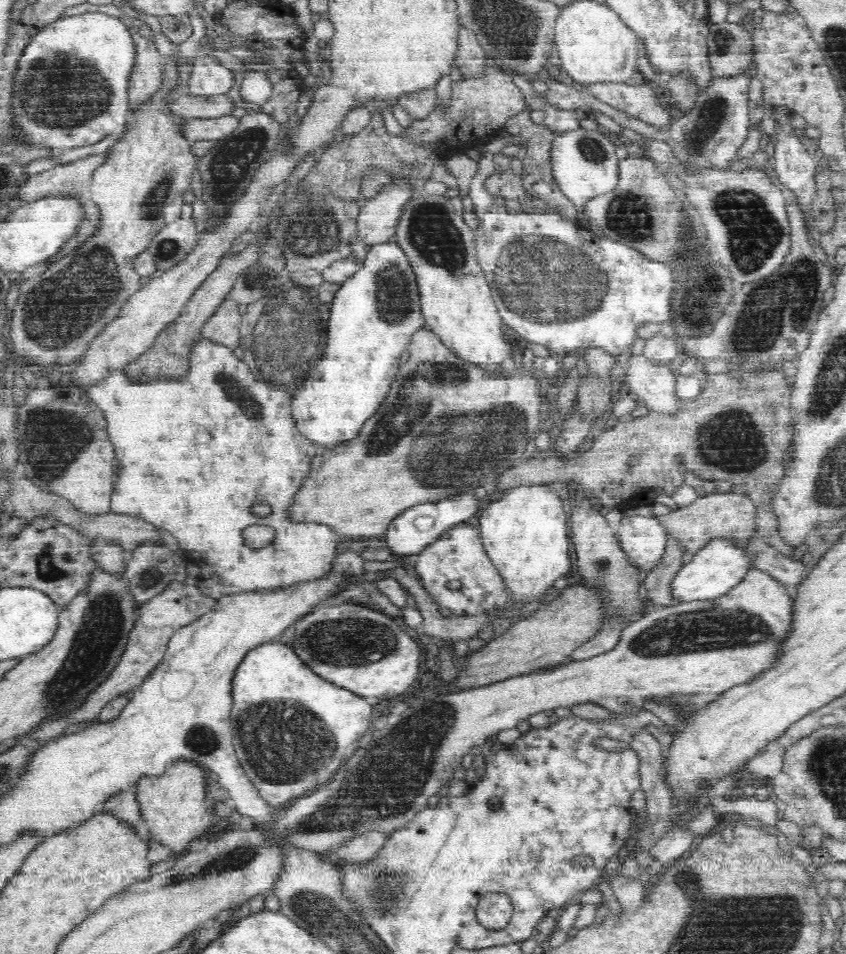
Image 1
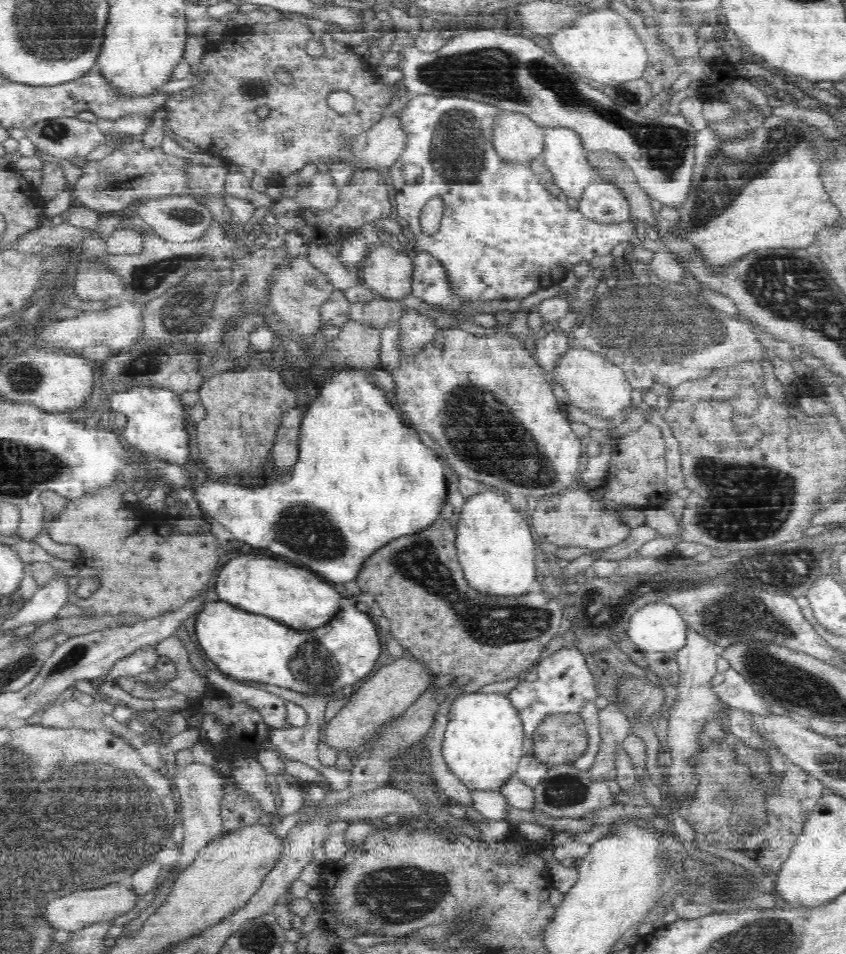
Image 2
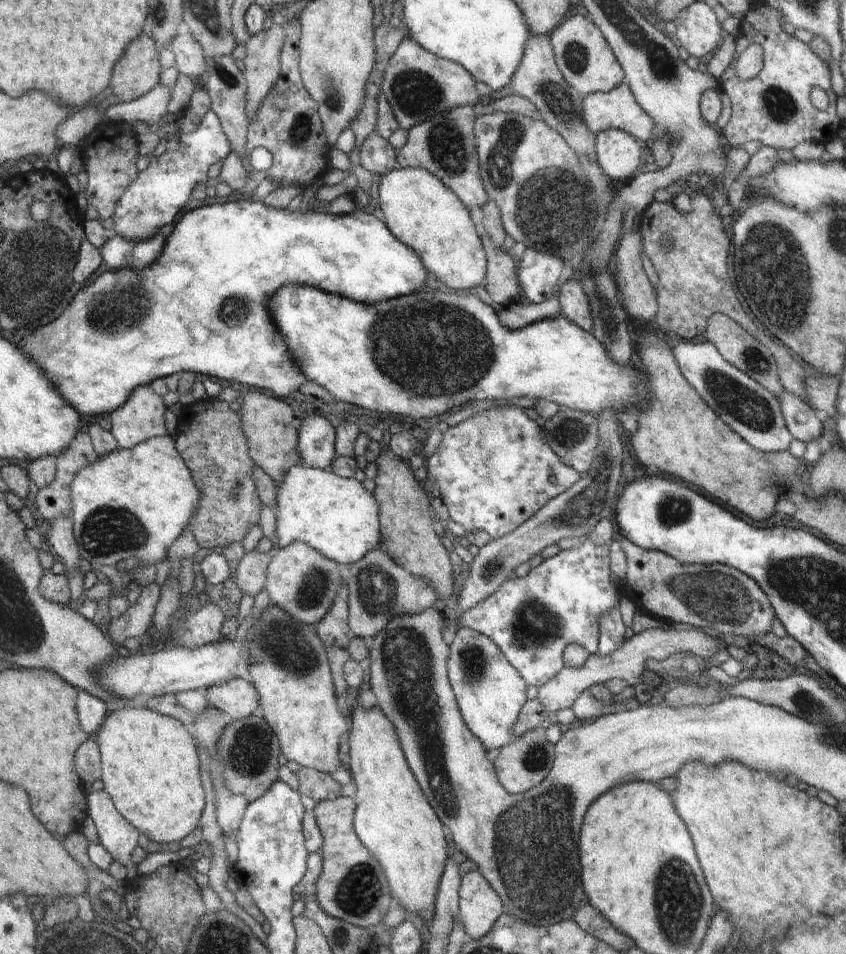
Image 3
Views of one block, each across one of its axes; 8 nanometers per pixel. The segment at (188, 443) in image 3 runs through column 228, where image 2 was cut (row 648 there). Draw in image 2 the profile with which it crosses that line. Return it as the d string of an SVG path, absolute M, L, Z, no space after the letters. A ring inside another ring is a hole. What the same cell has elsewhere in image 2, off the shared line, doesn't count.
M439 518L418 534L402 537L377 550L366 559L365 567L355 580L361 592L374 598L390 622L391 634L418 660L428 675L450 676L454 694L440 702L432 728L420 742L429 753L434 781L449 803L471 806L471 793L461 786L446 767L440 746L448 723L451 704L465 694L476 693L492 682L504 682L519 676L542 656L546 644L563 634L566 617L559 601L540 589L516 598L478 595L462 576L455 540L456 524Z

